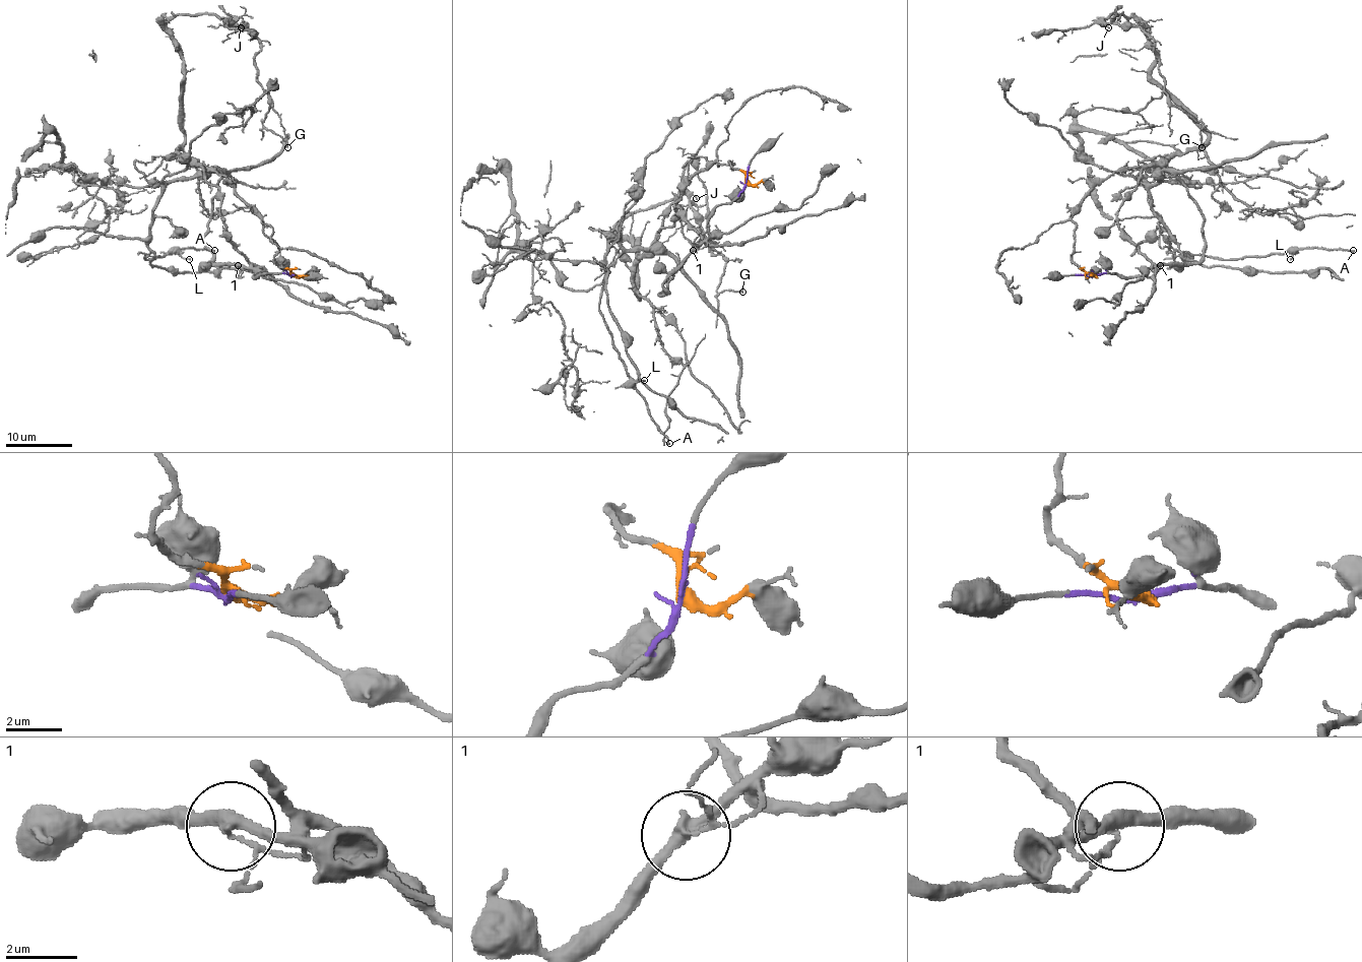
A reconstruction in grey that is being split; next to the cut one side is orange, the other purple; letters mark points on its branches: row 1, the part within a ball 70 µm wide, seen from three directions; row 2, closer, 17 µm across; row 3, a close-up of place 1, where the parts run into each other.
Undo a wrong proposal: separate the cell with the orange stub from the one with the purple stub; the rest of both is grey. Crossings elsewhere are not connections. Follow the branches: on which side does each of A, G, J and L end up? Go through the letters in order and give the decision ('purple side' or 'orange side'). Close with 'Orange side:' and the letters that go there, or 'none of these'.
A: purple side
G: orange side
J: orange side
L: purple side
Orange side: G, J

